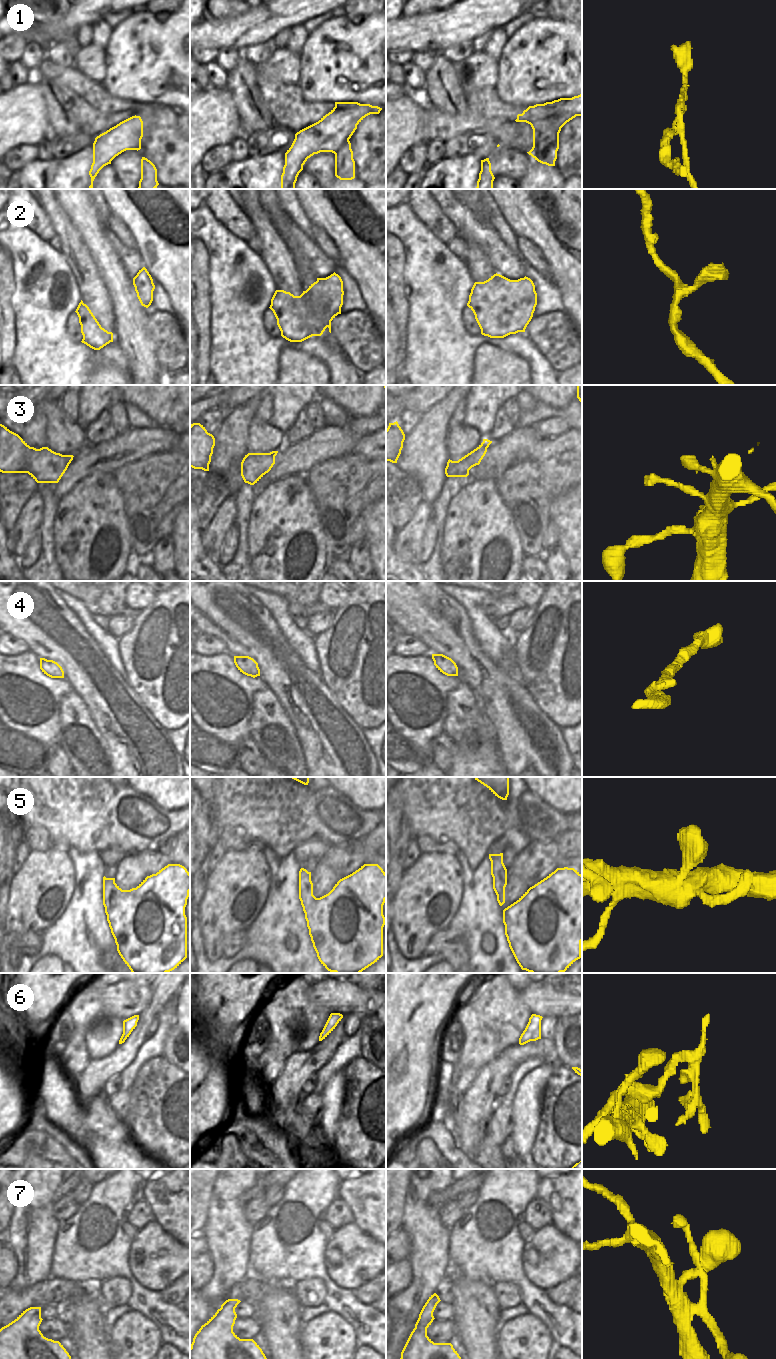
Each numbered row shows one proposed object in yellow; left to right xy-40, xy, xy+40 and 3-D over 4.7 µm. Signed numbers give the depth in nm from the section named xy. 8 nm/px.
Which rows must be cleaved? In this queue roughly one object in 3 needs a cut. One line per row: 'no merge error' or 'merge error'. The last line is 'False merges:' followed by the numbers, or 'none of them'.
1: merge error
2: no merge error
3: no merge error
4: no merge error
5: no merge error
6: no merge error
7: no merge error
False merges: 1

